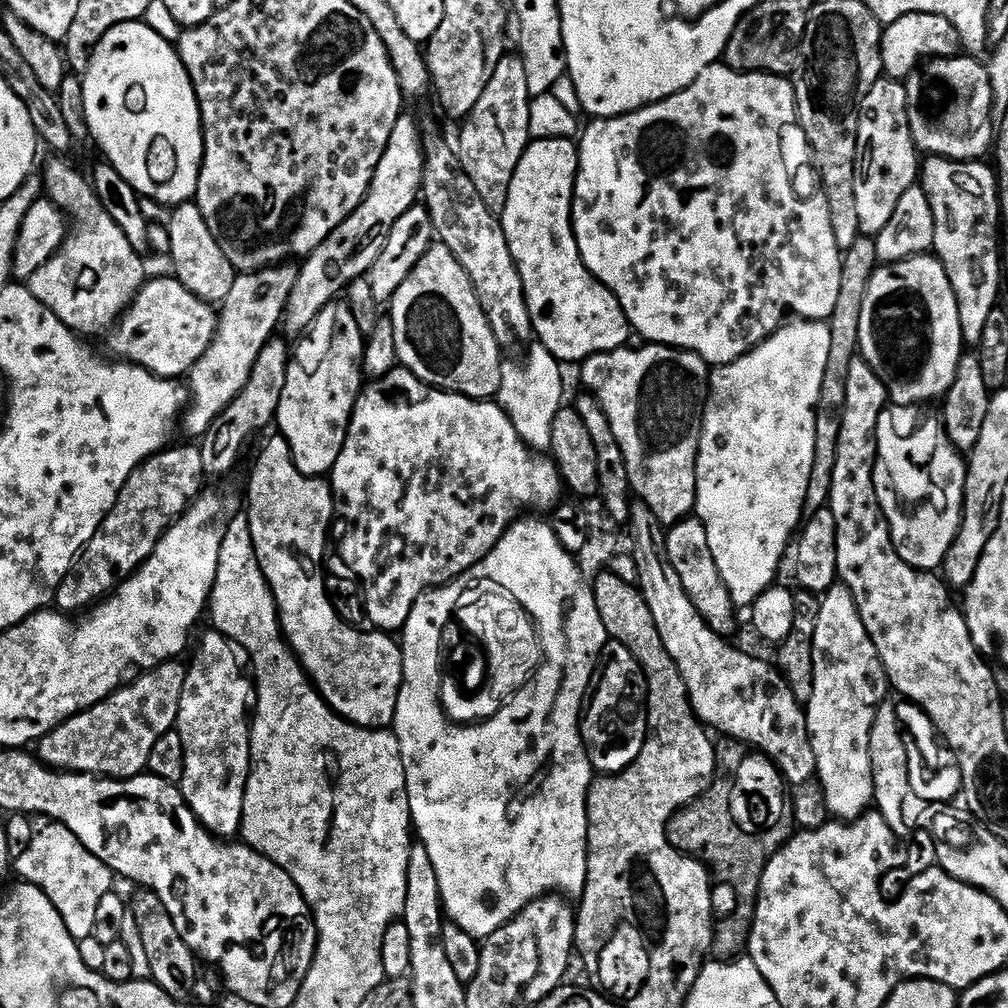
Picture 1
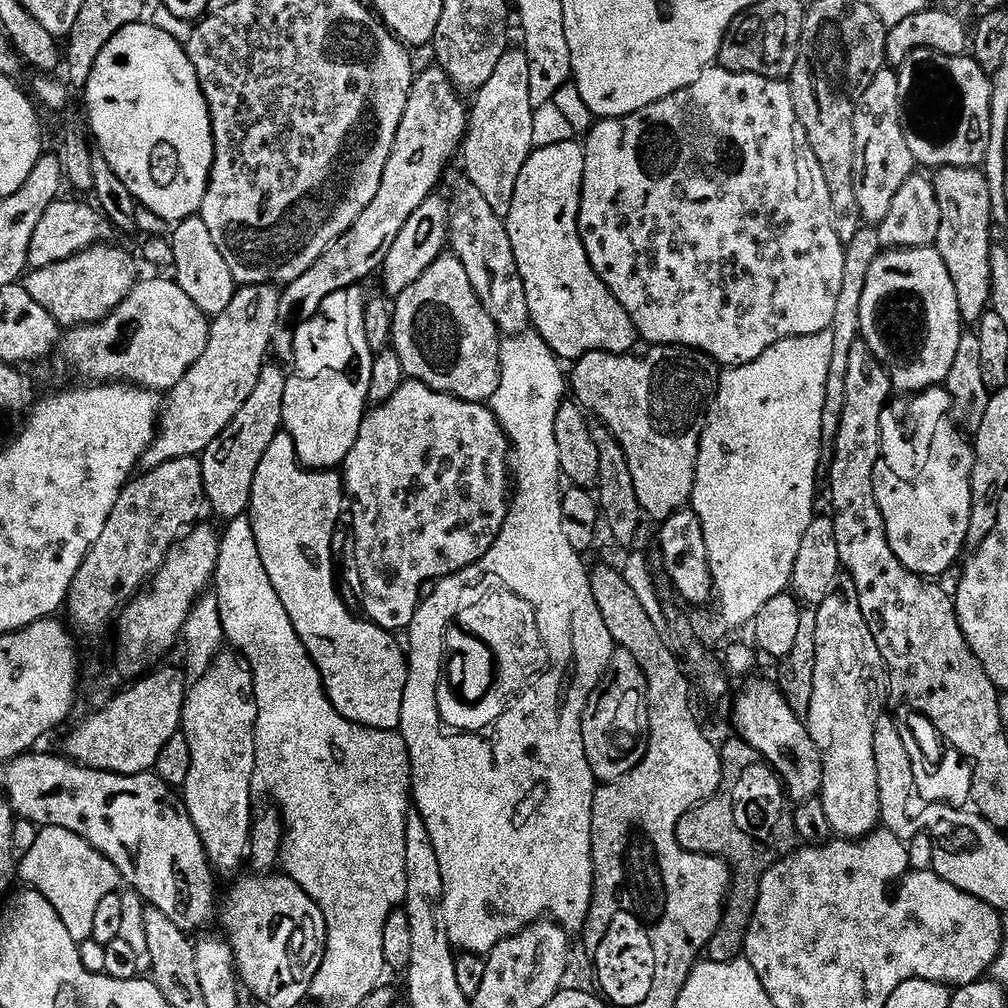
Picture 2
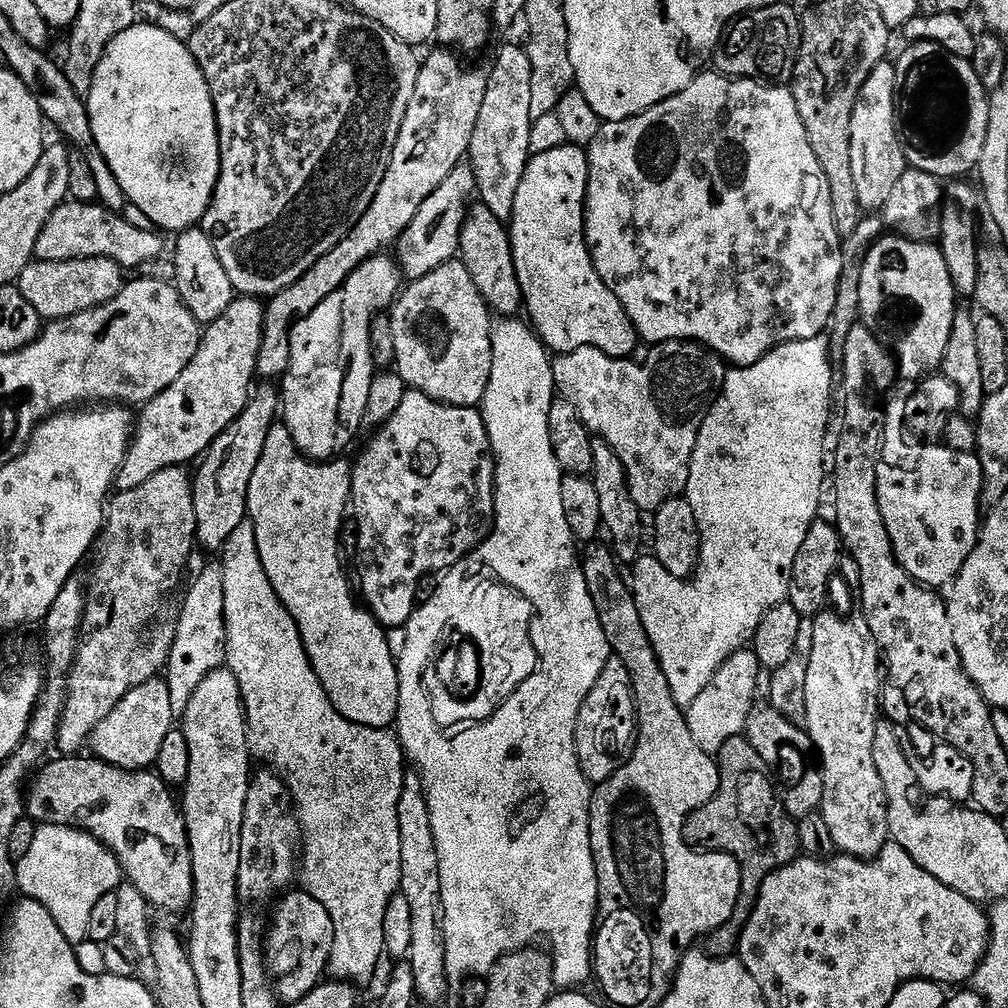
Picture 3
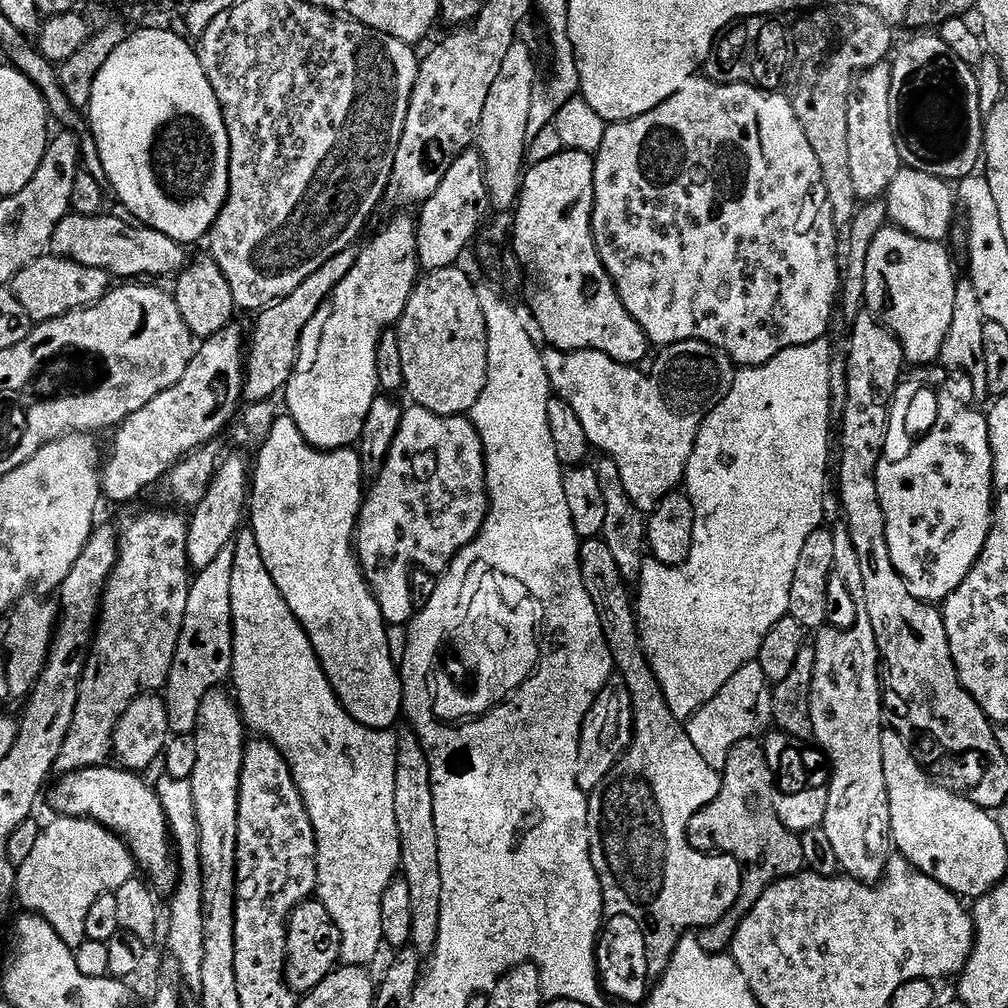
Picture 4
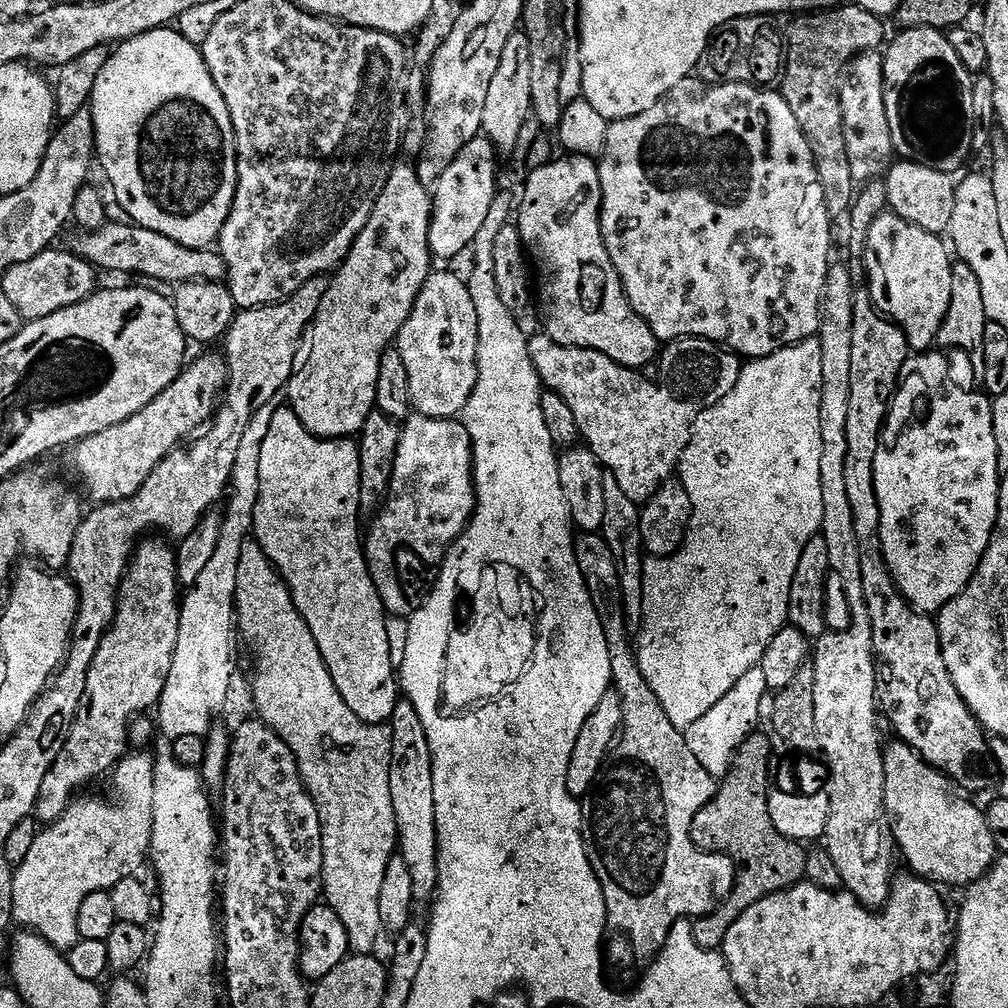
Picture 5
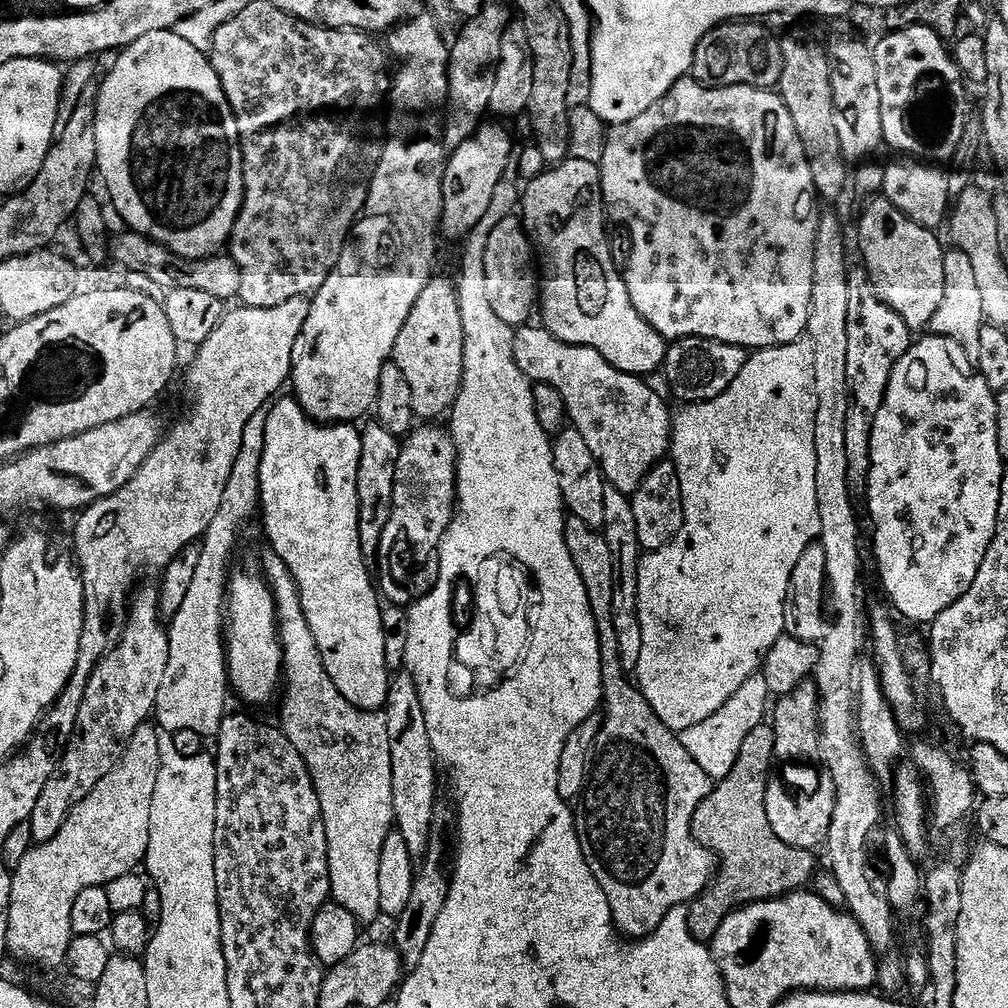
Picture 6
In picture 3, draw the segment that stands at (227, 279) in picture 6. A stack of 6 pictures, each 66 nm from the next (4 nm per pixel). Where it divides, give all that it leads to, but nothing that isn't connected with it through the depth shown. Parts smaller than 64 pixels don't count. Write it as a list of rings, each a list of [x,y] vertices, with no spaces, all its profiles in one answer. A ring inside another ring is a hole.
[[[65,202],[56,207],[50,218],[46,218],[42,234],[38,234],[35,259],[66,262],[86,258],[110,258],[121,268],[131,270],[140,268],[147,260],[156,260],[163,254],[164,244],[159,235],[161,233],[156,230],[140,230],[130,226],[123,214],[112,212],[99,202]]]

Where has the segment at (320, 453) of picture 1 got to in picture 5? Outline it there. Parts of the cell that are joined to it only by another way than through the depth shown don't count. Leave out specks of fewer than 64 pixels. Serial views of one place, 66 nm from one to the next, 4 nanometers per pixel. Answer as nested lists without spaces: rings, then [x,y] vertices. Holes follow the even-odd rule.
[[[399,164],[389,171],[388,181],[376,200],[371,220],[356,235],[351,252],[331,277],[316,317],[300,341],[292,377],[286,385],[287,403],[294,410],[298,422],[302,422],[310,434],[321,436],[323,440],[352,438],[362,430],[366,418],[376,408],[375,386],[378,383],[380,354],[399,336],[400,327],[406,322],[428,273],[434,268],[434,257],[428,249],[432,197],[429,189],[424,189],[427,187],[413,165],[411,168],[408,164]]]

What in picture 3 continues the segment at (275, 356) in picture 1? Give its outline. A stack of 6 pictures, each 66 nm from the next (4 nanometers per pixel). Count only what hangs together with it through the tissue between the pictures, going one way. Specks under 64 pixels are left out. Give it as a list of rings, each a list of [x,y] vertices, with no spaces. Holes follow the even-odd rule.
[[[257,387],[251,393],[248,405],[226,431],[218,434],[199,461],[200,469],[194,472],[192,493],[196,515],[196,544],[206,551],[219,553],[234,530],[248,519],[250,478],[262,458],[266,438],[277,423],[282,408],[282,396],[272,388]]]

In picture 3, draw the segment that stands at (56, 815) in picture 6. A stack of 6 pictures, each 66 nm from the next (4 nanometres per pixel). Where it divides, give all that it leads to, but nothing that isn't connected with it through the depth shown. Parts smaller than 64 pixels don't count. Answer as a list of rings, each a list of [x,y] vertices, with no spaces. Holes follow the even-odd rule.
[[[184,466],[158,470],[158,474],[154,474],[154,478],[146,478],[146,482],[142,482],[142,486],[134,486],[134,490],[126,490],[125,492],[117,491],[107,505],[106,519],[98,537],[98,547],[94,552],[96,561],[92,564],[92,577],[87,577],[86,580],[86,610],[84,611],[84,621],[80,627],[80,646],[76,650],[76,662],[72,665],[72,671],[68,676],[68,701],[64,707],[64,716],[60,719],[58,734],[56,735],[55,747],[61,748],[61,753],[64,756],[77,755],[81,751],[79,748],[83,744],[85,747],[91,741],[92,731],[96,729],[98,722],[102,722],[102,718],[106,718],[106,714],[110,714],[110,710],[114,710],[114,706],[118,706],[118,702],[122,702],[122,698],[126,698],[126,694],[130,694],[130,690],[134,690],[134,686],[142,686],[142,682],[157,679],[168,667],[168,655],[174,646],[174,638],[176,637],[174,616],[173,613],[168,613],[168,595],[172,592],[172,579],[183,574],[184,567],[187,566],[188,559],[192,556],[192,548],[194,549],[196,544],[196,515],[194,514],[194,494],[192,493],[193,477],[188,471],[189,469]]]

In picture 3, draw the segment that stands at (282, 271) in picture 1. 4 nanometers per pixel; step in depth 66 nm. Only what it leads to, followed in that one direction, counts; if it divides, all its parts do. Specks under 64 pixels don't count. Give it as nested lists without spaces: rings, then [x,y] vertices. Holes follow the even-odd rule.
[[[240,296],[233,299],[230,306],[226,306],[226,314],[222,314],[222,318],[218,318],[212,324],[207,325],[203,329],[200,337],[200,345],[198,350],[194,354],[194,358],[190,362],[190,366],[186,366],[186,370],[182,370],[182,374],[178,374],[178,378],[168,387],[166,390],[162,390],[147,404],[143,405],[139,409],[138,419],[134,424],[134,431],[132,434],[132,442],[128,445],[128,453],[126,458],[122,462],[120,472],[116,475],[115,487],[119,491],[125,492],[126,490],[134,490],[134,486],[142,486],[142,482],[146,482],[146,478],[154,478],[154,474],[158,474],[158,470],[166,470],[167,468],[178,468],[181,466],[191,465],[193,462],[199,461],[207,452],[208,447],[214,442],[214,438],[218,434],[222,434],[233,422],[238,418],[238,414],[242,414],[244,407],[248,405],[250,399],[250,393],[253,391],[254,383],[252,379],[257,379],[258,373],[256,370],[256,356],[260,353],[260,347],[262,346],[262,338],[264,337],[264,314],[266,311],[266,304],[263,299],[254,296]]]

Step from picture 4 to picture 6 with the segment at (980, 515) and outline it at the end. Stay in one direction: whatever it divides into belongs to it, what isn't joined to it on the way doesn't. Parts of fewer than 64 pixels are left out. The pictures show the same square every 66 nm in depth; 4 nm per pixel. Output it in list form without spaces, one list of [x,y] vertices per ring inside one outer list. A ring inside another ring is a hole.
[[[925,335],[925,340],[917,339],[912,349],[903,356],[894,366],[890,374],[890,382],[886,390],[886,398],[882,410],[874,418],[872,437],[870,438],[870,470],[868,471],[868,483],[866,485],[866,497],[868,496],[868,512],[872,515],[872,528],[876,531],[876,560],[880,563],[880,584],[888,595],[887,603],[893,609],[897,608],[912,624],[924,624],[931,626],[970,586],[974,586],[974,578],[978,578],[978,570],[990,550],[991,542],[996,534],[998,522],[998,506],[1000,505],[1000,487],[1006,478],[1004,472],[1005,457],[998,450],[998,406],[996,405],[997,393],[986,386],[986,382],[978,374],[967,376],[956,365],[952,357],[953,349],[949,341],[943,336]]]

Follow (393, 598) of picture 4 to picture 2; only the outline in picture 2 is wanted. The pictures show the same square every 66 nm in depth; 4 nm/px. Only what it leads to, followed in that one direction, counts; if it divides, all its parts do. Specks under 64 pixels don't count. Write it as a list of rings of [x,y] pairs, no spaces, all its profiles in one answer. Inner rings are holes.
[[[405,379],[398,390],[386,403],[373,407],[367,413],[358,430],[358,442],[354,442],[354,450],[344,459],[342,465],[342,479],[347,503],[352,508],[352,552],[356,555],[356,572],[360,575],[360,588],[364,591],[363,615],[372,623],[393,634],[403,633],[412,627],[412,614],[418,607],[423,584],[431,585],[439,582],[446,576],[463,573],[463,568],[479,565],[482,557],[488,553],[490,546],[498,538],[504,520],[508,516],[510,503],[510,472],[506,467],[510,452],[508,440],[491,407],[483,403],[472,404],[468,400],[459,400],[456,396],[448,396],[444,392],[436,392],[430,386],[420,383],[419,380]]]

